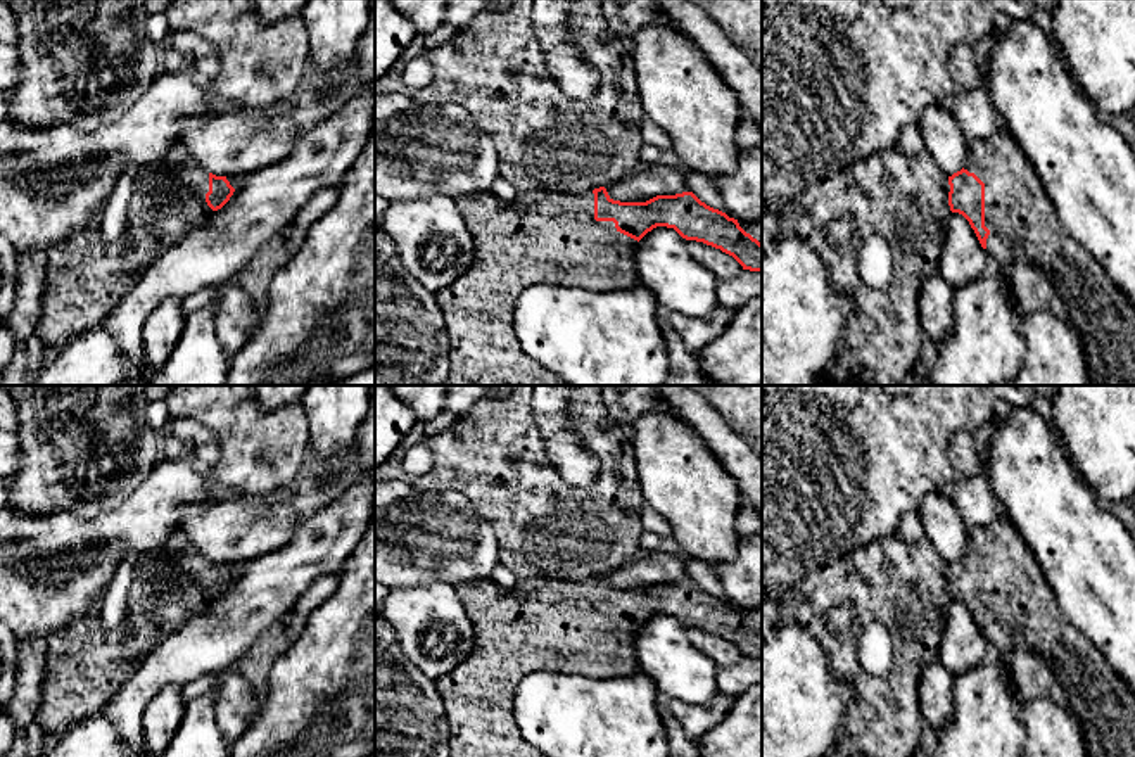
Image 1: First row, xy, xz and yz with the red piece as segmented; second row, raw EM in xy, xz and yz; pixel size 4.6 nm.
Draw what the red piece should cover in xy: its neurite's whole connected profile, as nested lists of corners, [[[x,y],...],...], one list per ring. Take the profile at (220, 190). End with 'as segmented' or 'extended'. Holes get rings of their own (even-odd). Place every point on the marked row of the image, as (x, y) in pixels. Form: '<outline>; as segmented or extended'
[[[181,149],[173,150],[169,164],[176,171],[180,183],[206,200],[212,211],[221,209],[235,192],[226,176],[206,171]]]; extended

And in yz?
[[[1009,130],[969,142],[964,168],[948,176],[945,188],[950,211],[969,221],[993,266],[1030,261],[1052,278],[1068,302],[1066,320],[1081,337],[1094,385],[1135,385],[1135,306],[1059,223],[1035,168]]]; extended

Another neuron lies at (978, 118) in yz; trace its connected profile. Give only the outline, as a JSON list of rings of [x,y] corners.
[[[985,86],[959,90],[950,104],[950,112],[969,142],[986,140],[1007,128],[1004,114],[997,109]]]

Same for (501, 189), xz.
[[[498,176],[489,190],[494,197],[501,199],[501,200],[515,200],[518,192],[517,188],[504,180],[503,176]]]

